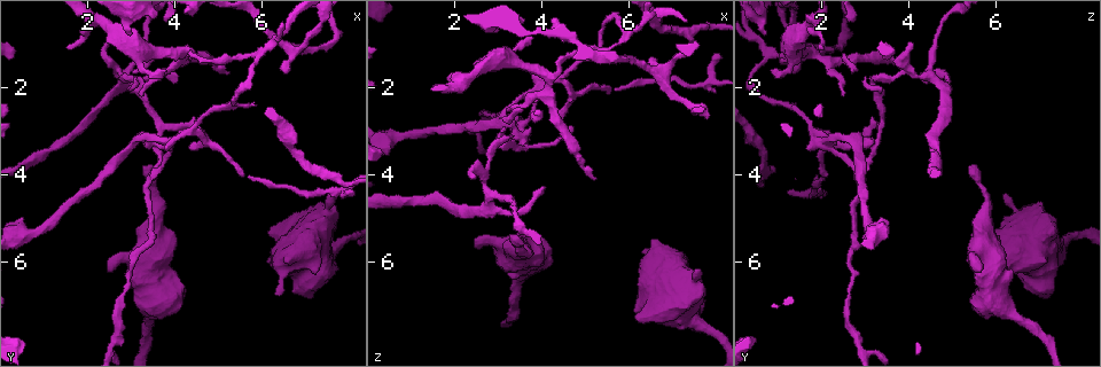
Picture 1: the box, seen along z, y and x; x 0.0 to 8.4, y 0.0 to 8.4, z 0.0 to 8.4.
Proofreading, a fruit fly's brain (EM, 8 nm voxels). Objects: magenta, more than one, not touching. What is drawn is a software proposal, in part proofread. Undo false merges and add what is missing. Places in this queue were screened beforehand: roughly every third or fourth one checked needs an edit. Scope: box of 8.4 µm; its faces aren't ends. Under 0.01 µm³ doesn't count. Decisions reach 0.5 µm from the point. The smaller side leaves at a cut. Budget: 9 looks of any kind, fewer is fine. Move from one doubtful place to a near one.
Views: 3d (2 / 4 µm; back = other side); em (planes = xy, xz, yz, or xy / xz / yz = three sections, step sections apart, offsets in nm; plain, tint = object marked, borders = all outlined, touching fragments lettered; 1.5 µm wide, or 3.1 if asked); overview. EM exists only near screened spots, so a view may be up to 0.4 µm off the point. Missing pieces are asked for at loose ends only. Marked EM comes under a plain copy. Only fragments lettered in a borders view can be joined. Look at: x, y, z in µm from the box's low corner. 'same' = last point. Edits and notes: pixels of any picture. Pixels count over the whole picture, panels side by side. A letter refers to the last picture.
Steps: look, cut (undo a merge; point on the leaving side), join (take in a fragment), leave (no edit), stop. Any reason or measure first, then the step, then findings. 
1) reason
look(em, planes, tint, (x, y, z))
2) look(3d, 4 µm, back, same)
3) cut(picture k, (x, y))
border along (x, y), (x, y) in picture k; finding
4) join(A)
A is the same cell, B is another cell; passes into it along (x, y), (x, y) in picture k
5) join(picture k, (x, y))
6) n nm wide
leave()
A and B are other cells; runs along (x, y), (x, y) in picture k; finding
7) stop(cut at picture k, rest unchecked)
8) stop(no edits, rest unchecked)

branch point
look(em, planes, borders, (5.90, 1.25, 0.90))

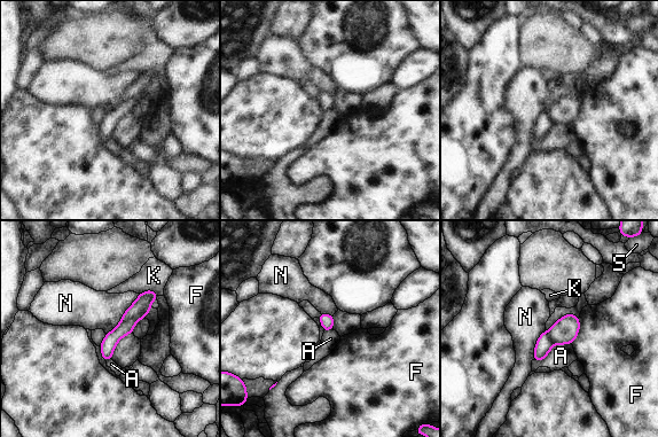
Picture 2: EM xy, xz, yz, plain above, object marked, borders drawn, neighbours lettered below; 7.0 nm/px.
180 nm wide
cut(picture 2, (126, 327))
A, F, K, N and S are other cells; a second cell is stuck on

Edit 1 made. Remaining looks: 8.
an open end
look(em, yz, step 8, tint, (3.75, 3.35, 3.00))

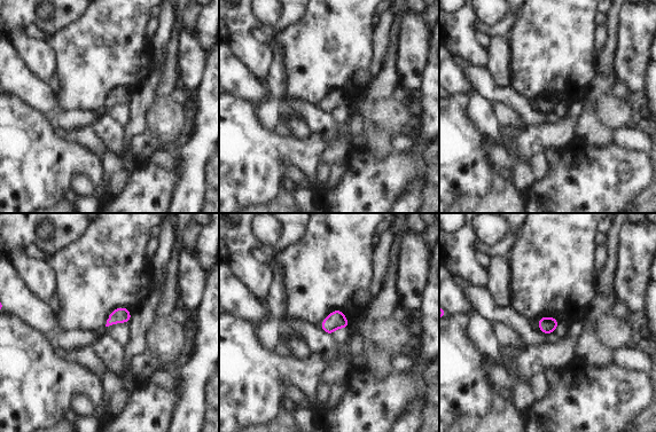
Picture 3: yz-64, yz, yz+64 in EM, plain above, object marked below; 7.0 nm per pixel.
look(em, planes, borders, same)

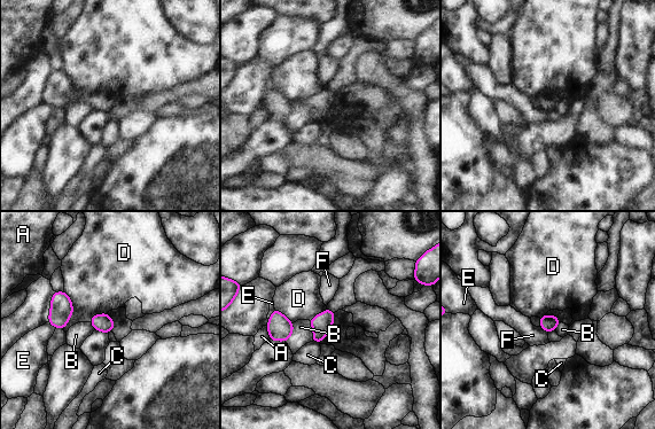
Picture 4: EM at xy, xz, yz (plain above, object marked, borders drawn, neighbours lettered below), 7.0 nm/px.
leave()
A, B, C, D, E and F are other cells; no lettered fragment goes on from it

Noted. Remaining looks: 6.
look(em, planes, borders, (2.95, 0.80, 0.70))

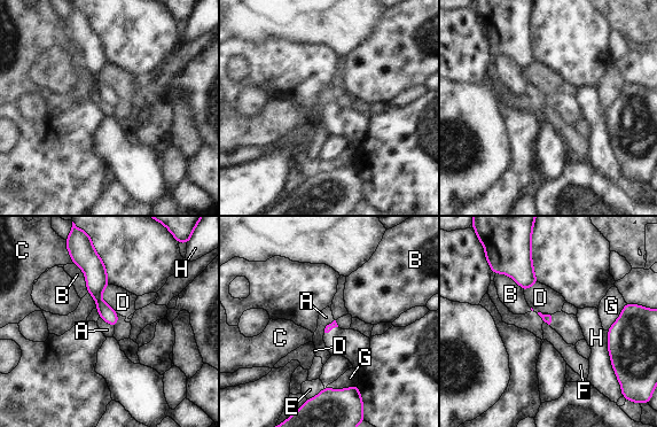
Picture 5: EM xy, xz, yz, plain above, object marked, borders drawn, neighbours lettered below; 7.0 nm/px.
leave()
A, B, C, D, E, F, G and H are other cells; runs along (96, 258), (96, 296), (114, 321) in picture 5; no lettered fragment goes on from it

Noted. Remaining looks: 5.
look(em, planes, borders, (3.30, 3.80, 5.35))

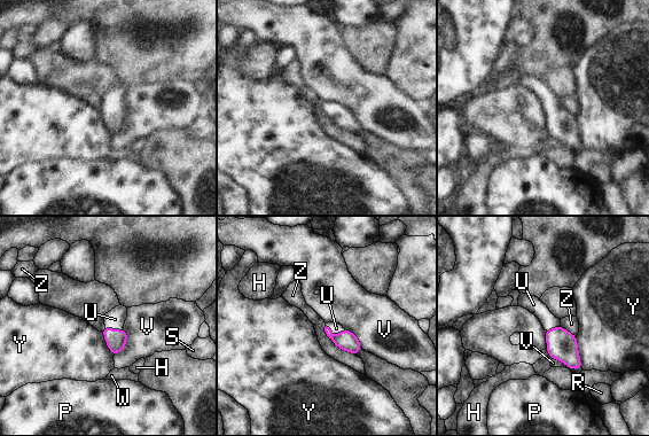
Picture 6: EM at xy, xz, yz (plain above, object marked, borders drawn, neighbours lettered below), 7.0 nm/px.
Z touches over 300 nm
join(U)
U is the same cell, H, P, R, S, V, W, Y and Z are other cells; the cell continues

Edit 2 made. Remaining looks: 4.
stop(cut at picture 2, join at picture 6, rest unchecked)

